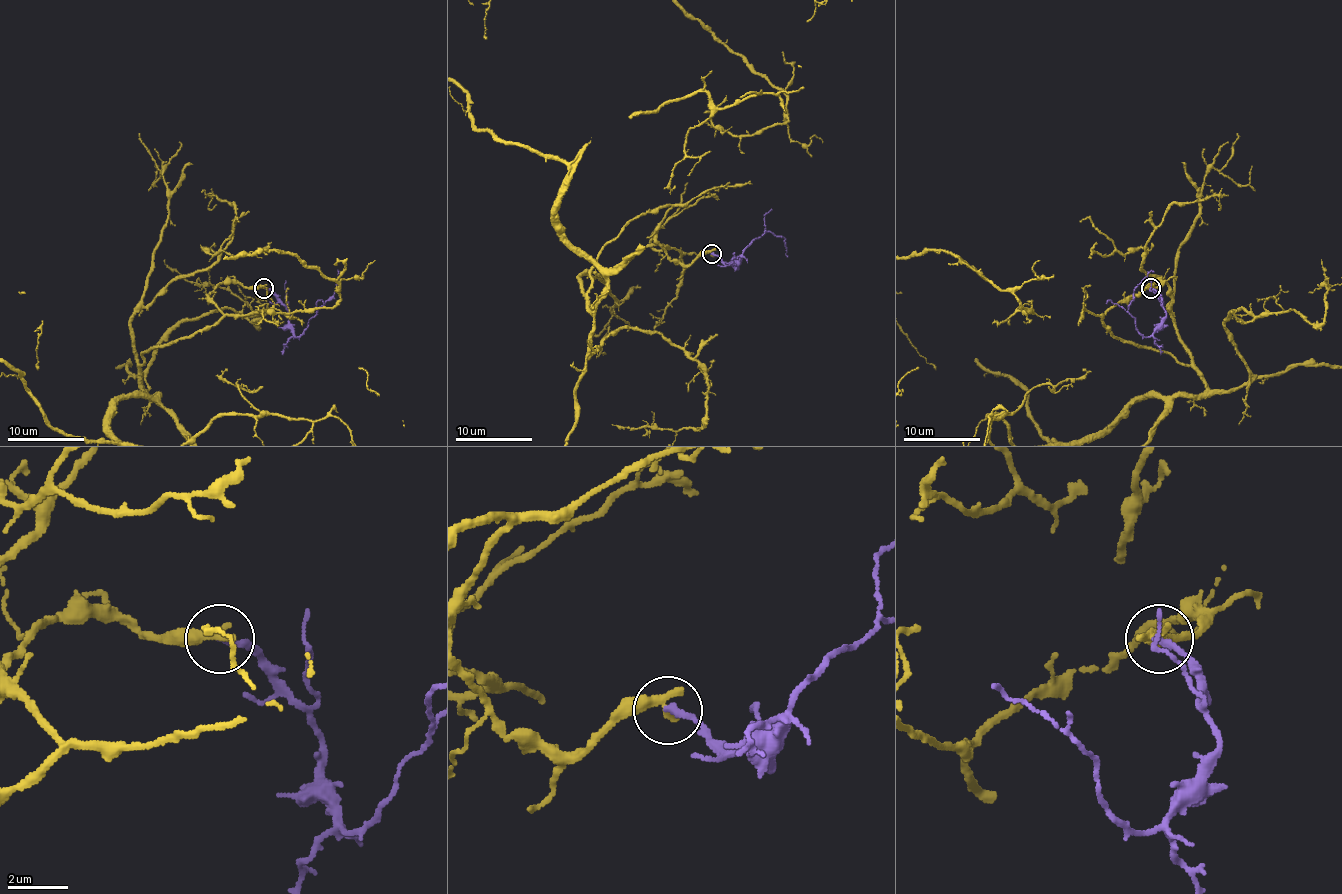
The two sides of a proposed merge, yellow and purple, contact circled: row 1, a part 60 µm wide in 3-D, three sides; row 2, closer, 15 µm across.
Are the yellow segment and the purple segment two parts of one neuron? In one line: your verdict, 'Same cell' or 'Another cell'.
Another cell

